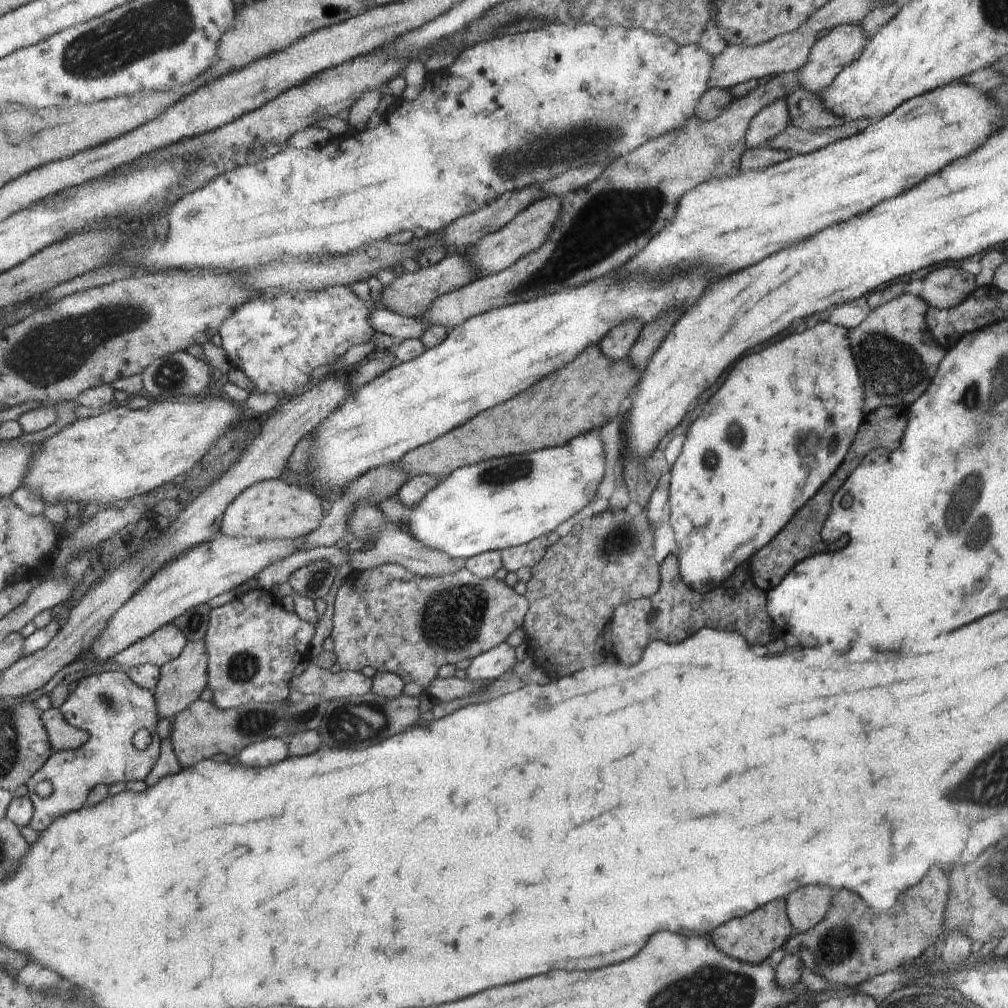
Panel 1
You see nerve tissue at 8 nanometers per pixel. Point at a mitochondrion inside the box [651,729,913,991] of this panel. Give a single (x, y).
(837, 947)

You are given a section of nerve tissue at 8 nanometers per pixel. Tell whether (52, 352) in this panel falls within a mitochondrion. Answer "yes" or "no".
yes

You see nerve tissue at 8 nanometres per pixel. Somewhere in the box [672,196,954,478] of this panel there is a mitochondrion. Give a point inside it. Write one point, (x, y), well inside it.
(894, 367)

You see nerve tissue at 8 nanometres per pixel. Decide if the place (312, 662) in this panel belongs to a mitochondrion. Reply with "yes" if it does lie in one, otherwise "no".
no

